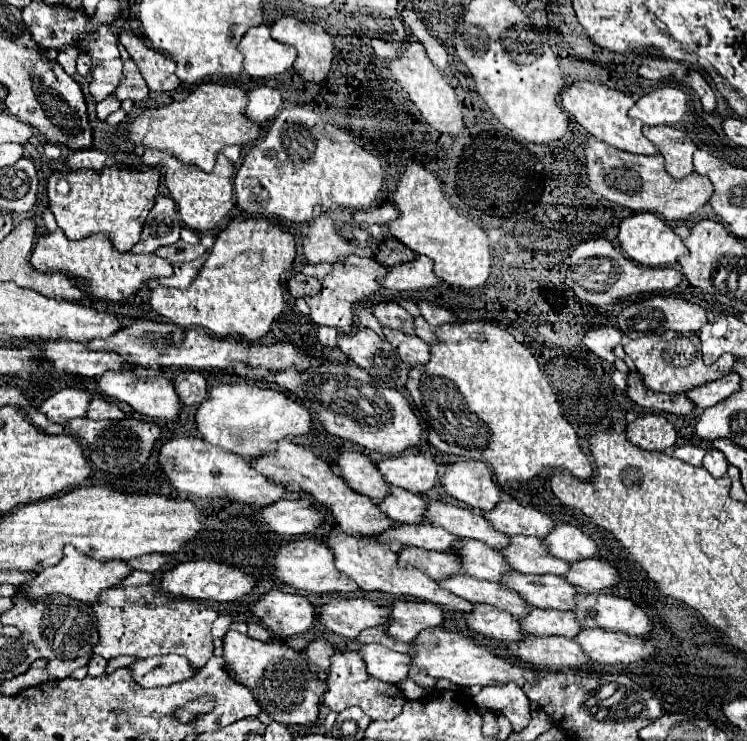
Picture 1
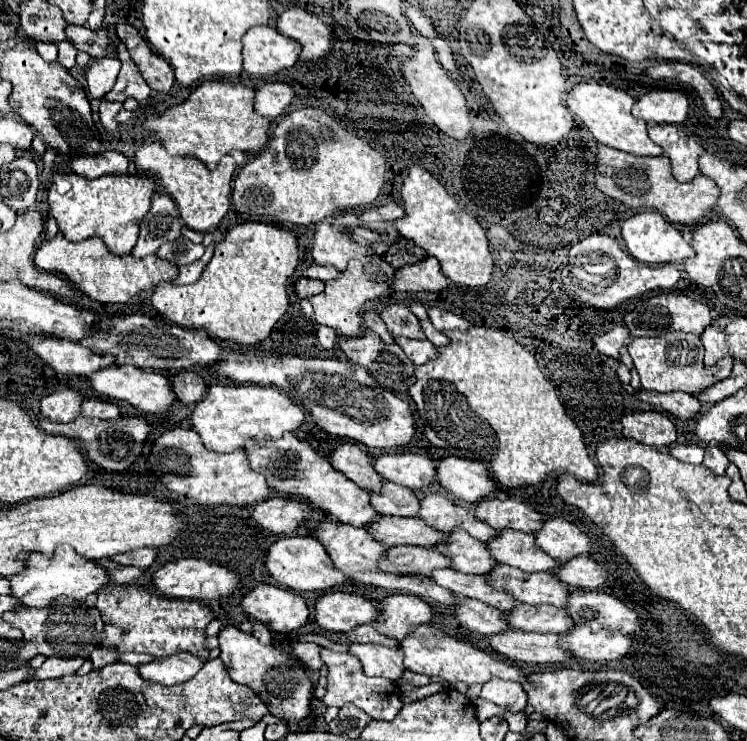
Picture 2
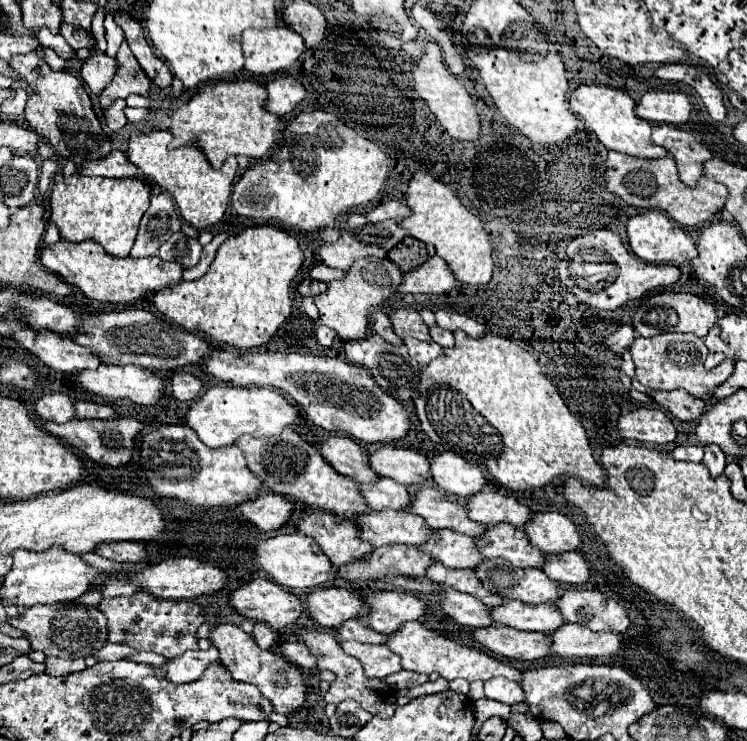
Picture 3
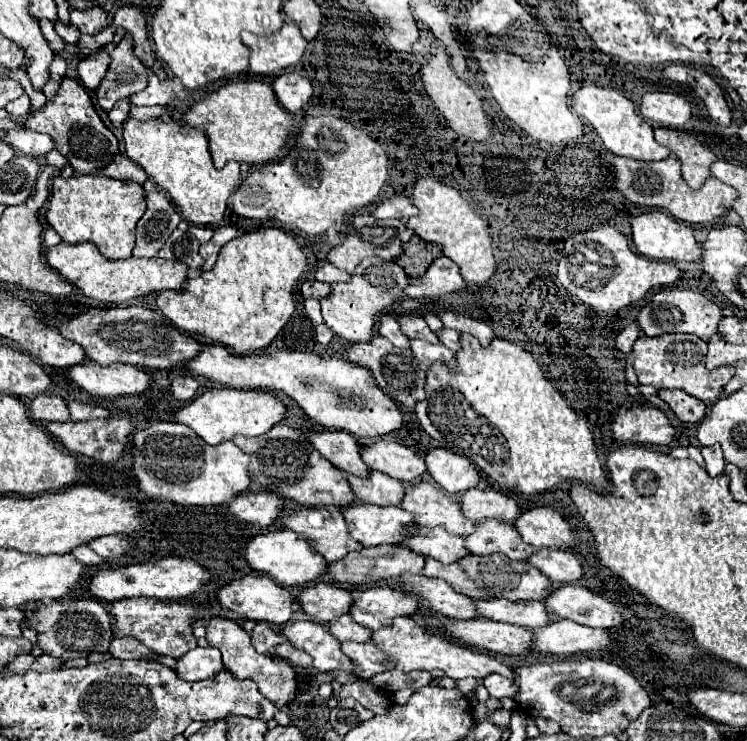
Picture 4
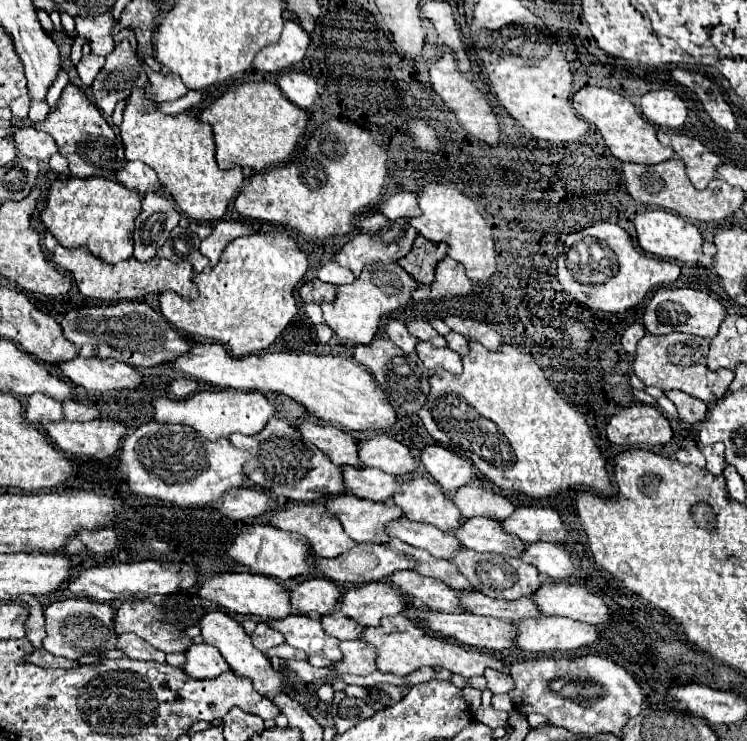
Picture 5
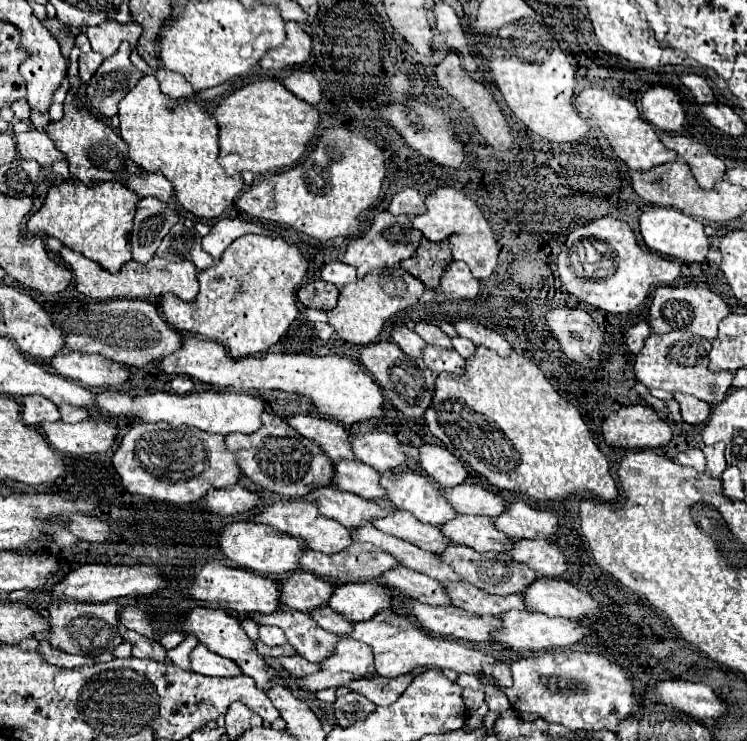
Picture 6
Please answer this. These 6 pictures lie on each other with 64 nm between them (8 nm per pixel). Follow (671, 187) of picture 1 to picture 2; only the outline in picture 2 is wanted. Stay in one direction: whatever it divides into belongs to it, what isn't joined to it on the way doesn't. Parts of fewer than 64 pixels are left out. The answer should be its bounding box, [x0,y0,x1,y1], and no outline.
[596,146,720,226]

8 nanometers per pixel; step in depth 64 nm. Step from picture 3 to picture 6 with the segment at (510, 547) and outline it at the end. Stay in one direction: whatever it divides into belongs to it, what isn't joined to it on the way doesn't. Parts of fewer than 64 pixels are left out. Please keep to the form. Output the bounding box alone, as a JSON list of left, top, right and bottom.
[440,514,512,552]

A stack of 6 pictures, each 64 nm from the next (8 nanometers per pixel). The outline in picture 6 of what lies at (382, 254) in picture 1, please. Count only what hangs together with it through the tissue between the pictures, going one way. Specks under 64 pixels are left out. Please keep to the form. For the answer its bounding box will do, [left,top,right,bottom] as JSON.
[400,238,452,288]

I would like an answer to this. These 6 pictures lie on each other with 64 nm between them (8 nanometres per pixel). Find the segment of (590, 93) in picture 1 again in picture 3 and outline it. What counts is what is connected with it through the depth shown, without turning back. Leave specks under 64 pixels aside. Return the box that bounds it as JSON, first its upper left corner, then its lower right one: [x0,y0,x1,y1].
[570,86,668,158]

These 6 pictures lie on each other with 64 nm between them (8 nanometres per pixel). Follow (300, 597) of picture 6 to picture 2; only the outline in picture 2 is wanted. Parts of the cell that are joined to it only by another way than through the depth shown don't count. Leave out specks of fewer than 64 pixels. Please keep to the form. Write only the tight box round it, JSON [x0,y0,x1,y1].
[314,592,378,632]

